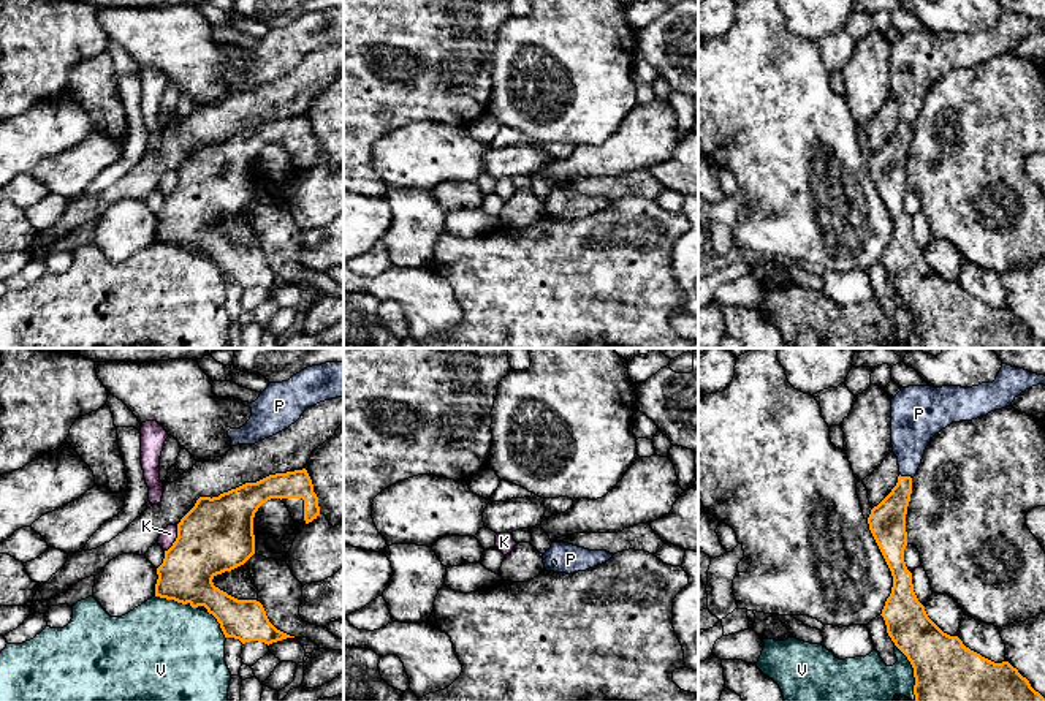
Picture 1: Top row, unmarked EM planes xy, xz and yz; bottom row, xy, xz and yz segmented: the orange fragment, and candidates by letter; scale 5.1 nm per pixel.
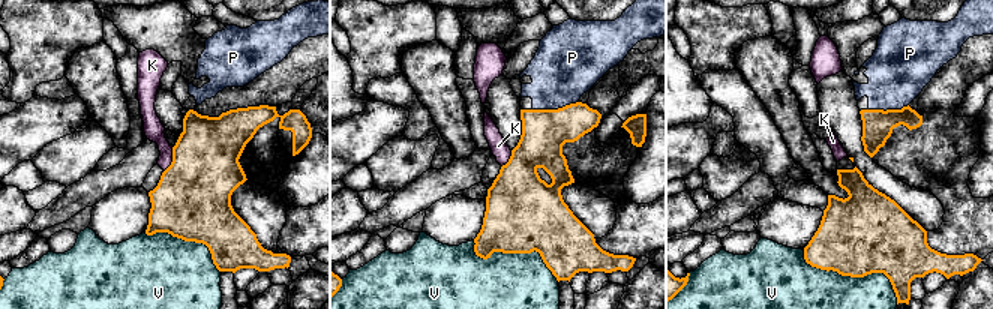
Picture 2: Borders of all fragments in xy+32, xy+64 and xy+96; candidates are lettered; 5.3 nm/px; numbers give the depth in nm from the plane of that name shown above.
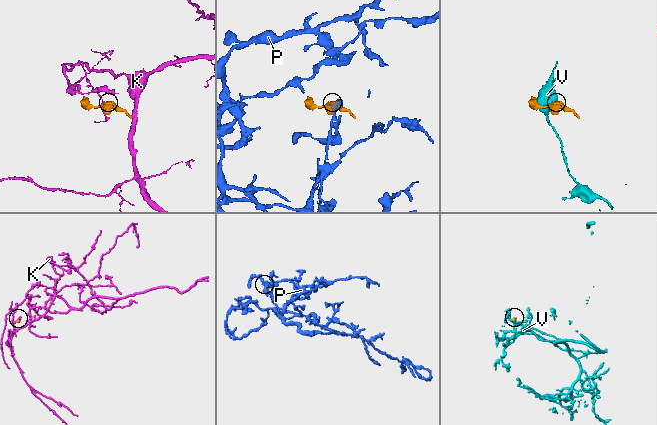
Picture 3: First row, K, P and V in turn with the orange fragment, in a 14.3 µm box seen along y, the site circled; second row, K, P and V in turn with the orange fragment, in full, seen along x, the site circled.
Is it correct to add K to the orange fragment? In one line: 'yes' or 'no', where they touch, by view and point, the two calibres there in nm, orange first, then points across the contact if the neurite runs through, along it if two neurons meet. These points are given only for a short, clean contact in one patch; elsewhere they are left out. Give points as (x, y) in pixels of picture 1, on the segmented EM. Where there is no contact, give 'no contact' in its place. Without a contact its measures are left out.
no; meets orange in xy at (176, 538); 380 nm thick on the orange side, 80 nm on the other; border along xy (178, 526), (178, 535), (165, 551)

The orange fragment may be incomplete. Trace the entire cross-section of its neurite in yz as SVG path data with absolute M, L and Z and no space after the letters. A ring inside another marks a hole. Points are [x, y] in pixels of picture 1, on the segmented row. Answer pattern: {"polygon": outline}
{"polygon": "M1002 364L993 383L972 388L909 386L901 388L891 399L891 446L898 457L899 476L891 492L871 510L868 524L893 576L891 593L880 616L885 620L888 636L914 668L915 701L1045 701L1009 661L994 663L966 647L958 636L944 633L918 601L914 592L912 573L904 562L907 546L906 514L912 494L912 478L918 472L931 438L952 422L972 421L994 410L1010 407L1021 392L1037 385L1045 385L1045 375Z"}

